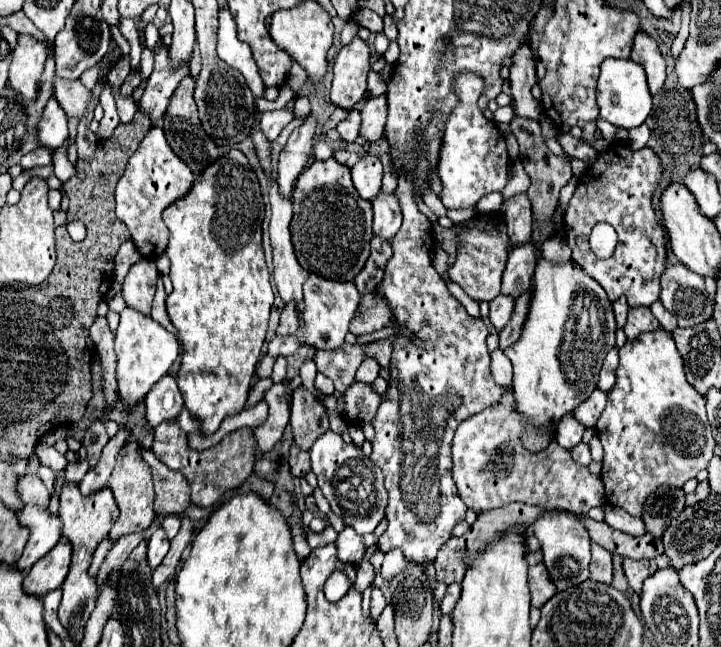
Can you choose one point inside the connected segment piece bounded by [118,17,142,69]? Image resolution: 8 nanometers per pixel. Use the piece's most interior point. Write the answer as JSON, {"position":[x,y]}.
{"position":[127,28]}

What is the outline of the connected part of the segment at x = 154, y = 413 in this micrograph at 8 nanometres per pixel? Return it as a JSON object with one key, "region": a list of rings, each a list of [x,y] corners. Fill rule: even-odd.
{"region":[[[164,375],[146,395],[146,419],[150,427],[158,427],[166,419],[176,419],[184,409],[184,399],[172,375]]]}

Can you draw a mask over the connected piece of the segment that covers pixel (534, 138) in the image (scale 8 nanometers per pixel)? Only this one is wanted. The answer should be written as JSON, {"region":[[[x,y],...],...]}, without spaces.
{"region":[[[514,117],[510,121],[510,129],[516,135],[518,143],[520,143],[520,159],[522,165],[530,177],[530,189],[528,189],[528,197],[532,201],[532,215],[534,215],[534,223],[536,225],[550,225],[552,215],[556,211],[558,205],[558,197],[560,191],[568,185],[570,181],[570,163],[560,161],[558,157],[554,157],[548,147],[542,145],[542,134],[539,122],[526,119],[526,117]]]}

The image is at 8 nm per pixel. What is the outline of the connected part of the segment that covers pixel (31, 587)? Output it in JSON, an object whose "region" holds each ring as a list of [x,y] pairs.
{"region":[[[62,539],[48,555],[44,555],[24,577],[24,591],[28,595],[44,597],[48,591],[62,585],[72,557],[72,545]]]}

